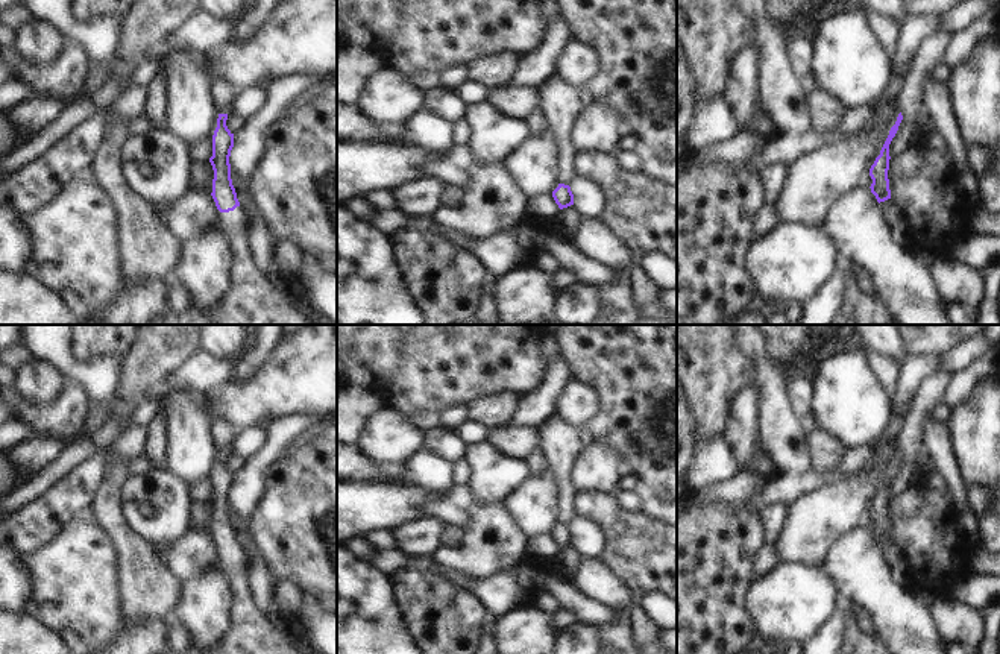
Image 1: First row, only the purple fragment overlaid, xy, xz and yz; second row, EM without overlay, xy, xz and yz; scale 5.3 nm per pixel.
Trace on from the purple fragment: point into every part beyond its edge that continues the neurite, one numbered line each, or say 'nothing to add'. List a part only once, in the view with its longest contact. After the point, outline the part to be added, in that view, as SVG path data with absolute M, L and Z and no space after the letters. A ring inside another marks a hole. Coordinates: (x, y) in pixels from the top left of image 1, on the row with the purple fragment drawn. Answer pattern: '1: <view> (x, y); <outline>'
1: xy (254, 299); M240 205L234 211L220 212L220 223L237 241L231 291L214 311L168 310L153 325L320 325L291 305L285 293L256 266L249 247L246 208Z

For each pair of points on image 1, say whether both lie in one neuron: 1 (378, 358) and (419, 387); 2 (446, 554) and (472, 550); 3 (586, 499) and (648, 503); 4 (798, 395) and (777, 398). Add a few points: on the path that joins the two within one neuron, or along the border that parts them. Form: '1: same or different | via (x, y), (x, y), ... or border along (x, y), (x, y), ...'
1: different | border along (408, 340), (404, 349), (402, 366), (387, 389)
2: same | via (452, 554), (466, 554)
3: different | border along (641, 510), (660, 521)
4: different | border along (786, 380), (791, 407), (800, 419)

